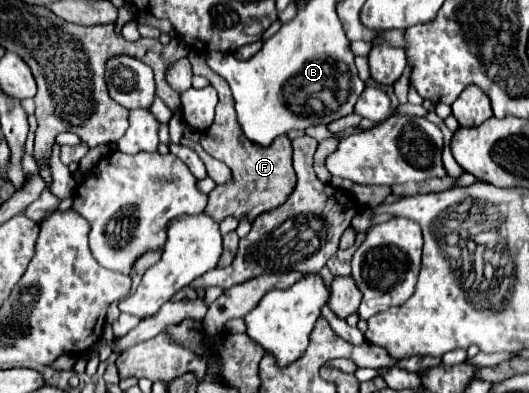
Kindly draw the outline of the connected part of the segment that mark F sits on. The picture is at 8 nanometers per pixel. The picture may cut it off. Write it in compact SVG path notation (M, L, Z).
M189 53L187 59L193 65L193 73L207 77L209 83L219 93L219 103L217 103L217 109L215 109L215 121L203 133L201 145L211 157L223 161L231 169L231 181L227 181L223 185L217 185L209 193L207 215L211 219L215 219L217 223L221 223L229 215L235 217L237 221L247 217L253 223L253 219L257 219L265 211L273 211L279 205L283 205L295 189L297 175L295 175L295 169L291 165L291 141L287 137L279 137L279 139L275 139L275 143L271 143L271 147L255 147L255 143L243 139L243 135L241 135L243 131L239 131L239 123L235 119L233 97L231 97L231 89L229 89L227 81L223 77L215 75L207 67L203 55Z

